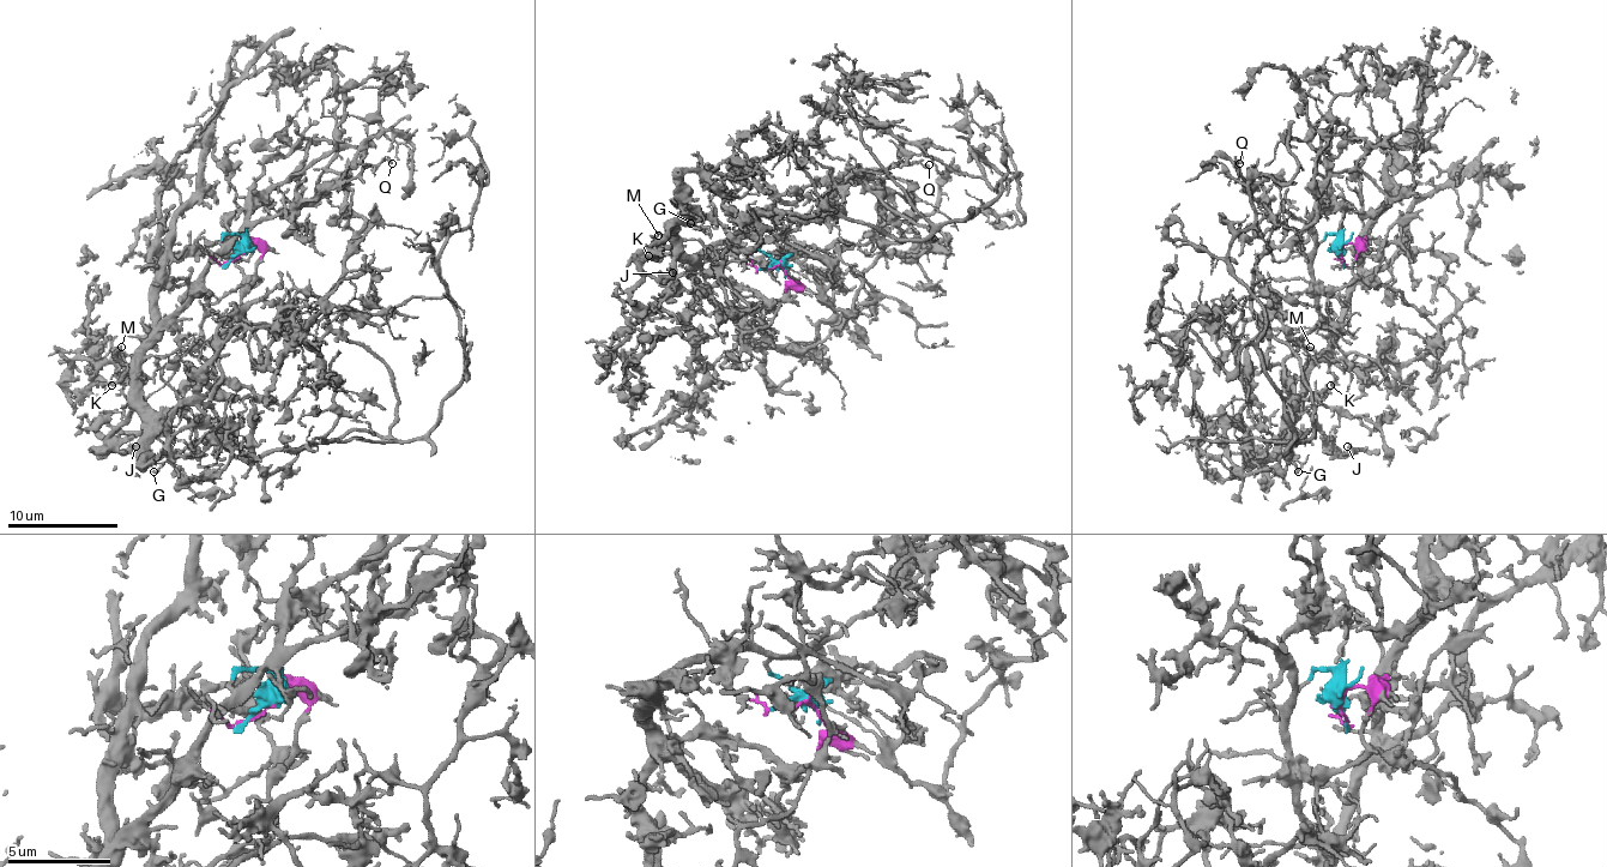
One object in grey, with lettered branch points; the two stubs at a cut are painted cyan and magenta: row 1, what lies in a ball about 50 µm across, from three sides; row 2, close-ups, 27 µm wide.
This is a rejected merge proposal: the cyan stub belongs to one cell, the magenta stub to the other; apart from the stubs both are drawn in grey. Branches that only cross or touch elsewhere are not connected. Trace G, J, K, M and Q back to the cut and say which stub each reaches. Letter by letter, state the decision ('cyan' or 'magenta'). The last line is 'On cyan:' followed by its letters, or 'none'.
G: cyan
J: cyan
K: cyan
M: cyan
Q: cyan
On cyan: G, J, K, M, Q

